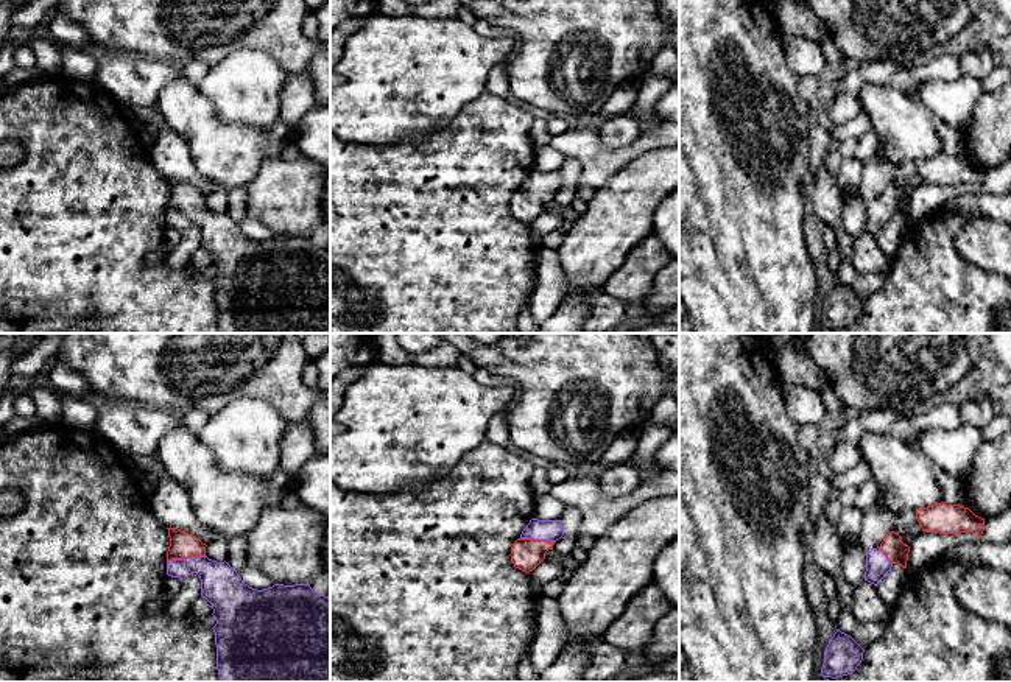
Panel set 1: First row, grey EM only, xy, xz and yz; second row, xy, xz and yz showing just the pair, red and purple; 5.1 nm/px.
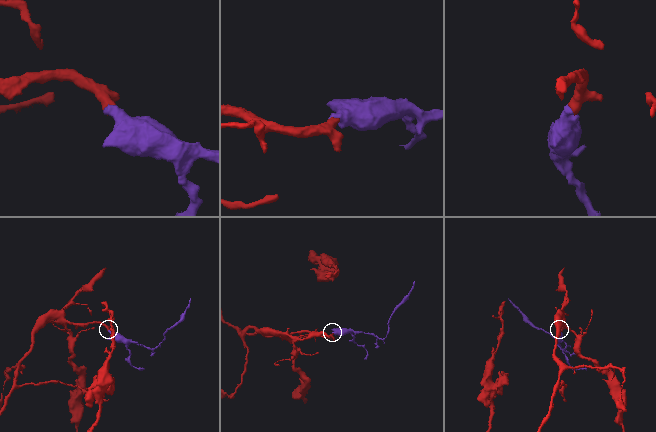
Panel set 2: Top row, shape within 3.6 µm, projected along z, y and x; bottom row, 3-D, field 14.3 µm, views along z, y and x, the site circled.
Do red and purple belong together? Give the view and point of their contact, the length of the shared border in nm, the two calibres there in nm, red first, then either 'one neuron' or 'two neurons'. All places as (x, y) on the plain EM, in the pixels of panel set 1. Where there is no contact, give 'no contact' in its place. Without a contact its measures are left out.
contact xy (186, 209); length 200 nm; calibres 140 and 220 nm; one neuron

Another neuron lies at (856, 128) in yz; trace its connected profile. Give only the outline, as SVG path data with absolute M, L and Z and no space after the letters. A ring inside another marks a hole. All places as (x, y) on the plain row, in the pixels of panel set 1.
M863 112L857 118L843 125L833 125L829 131L830 139L835 142L858 140L866 131L872 129L869 117Z

